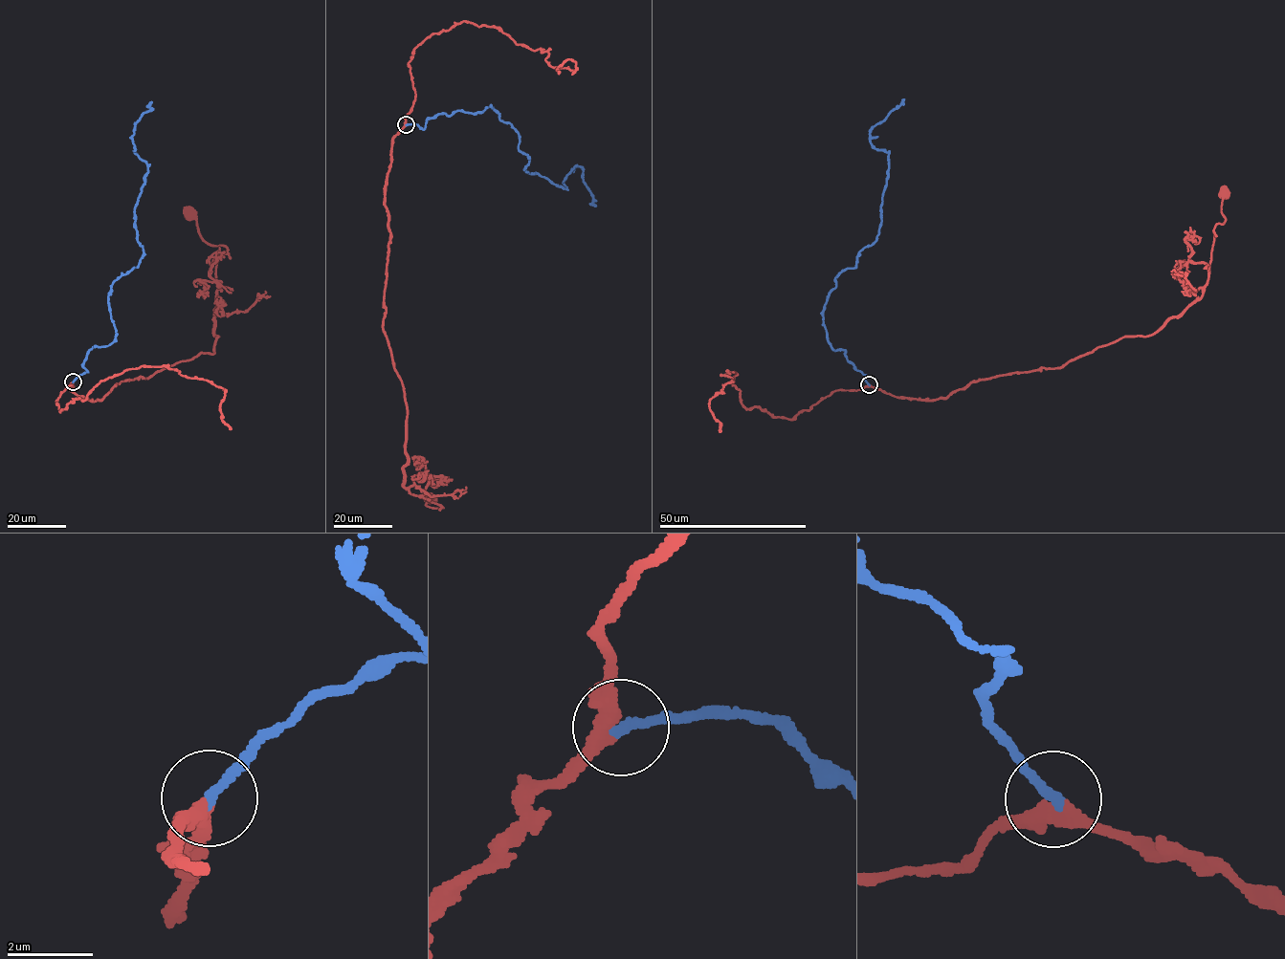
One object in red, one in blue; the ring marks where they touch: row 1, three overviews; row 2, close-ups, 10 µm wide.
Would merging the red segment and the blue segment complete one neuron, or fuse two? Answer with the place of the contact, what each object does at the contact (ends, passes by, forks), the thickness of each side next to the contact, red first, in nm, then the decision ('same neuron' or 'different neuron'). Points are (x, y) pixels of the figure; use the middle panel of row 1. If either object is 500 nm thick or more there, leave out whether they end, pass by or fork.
at (406, 124); red passes by; blue ends there; 360 nm thick on the red side, 240 nm on the other; same neuron

